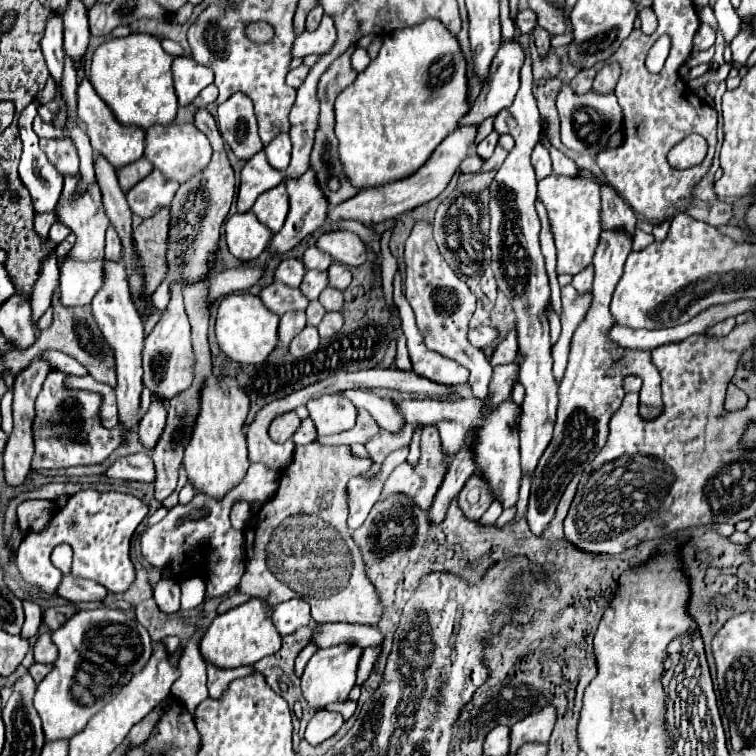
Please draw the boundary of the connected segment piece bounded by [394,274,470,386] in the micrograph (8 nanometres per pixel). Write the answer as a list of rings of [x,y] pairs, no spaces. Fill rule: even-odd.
[[[396,274],[394,278],[394,302],[400,310],[400,318],[402,318],[402,328],[404,328],[404,334],[406,334],[406,340],[408,340],[408,352],[410,352],[410,362],[412,362],[412,370],[432,382],[438,382],[438,384],[448,384],[448,386],[454,386],[454,384],[464,384],[468,382],[468,376],[470,372],[446,358],[446,356],[440,356],[438,352],[432,352],[426,348],[418,328],[416,328],[416,320],[414,320],[414,312],[402,292],[402,278],[400,274]]]

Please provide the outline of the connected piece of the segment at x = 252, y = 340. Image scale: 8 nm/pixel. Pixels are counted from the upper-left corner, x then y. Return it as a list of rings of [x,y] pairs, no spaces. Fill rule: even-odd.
[[[240,292],[240,294],[228,294],[222,298],[216,314],[216,340],[220,350],[236,360],[236,362],[246,362],[246,364],[260,364],[266,360],[266,356],[274,350],[278,338],[278,316],[270,312],[262,300],[254,294]]]

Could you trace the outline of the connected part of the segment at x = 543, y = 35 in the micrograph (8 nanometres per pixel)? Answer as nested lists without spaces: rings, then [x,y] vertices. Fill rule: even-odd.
[[[538,24],[538,26],[534,28],[532,36],[534,36],[534,42],[536,42],[538,52],[540,52],[540,54],[546,54],[548,48],[550,48],[550,36],[548,36],[548,32]]]

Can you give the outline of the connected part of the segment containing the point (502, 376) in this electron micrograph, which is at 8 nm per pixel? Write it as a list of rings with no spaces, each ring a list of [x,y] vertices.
[[[516,362],[494,366],[492,380],[488,384],[488,396],[486,396],[484,404],[490,408],[496,408],[504,400],[508,400],[516,378],[518,378],[518,364]]]

